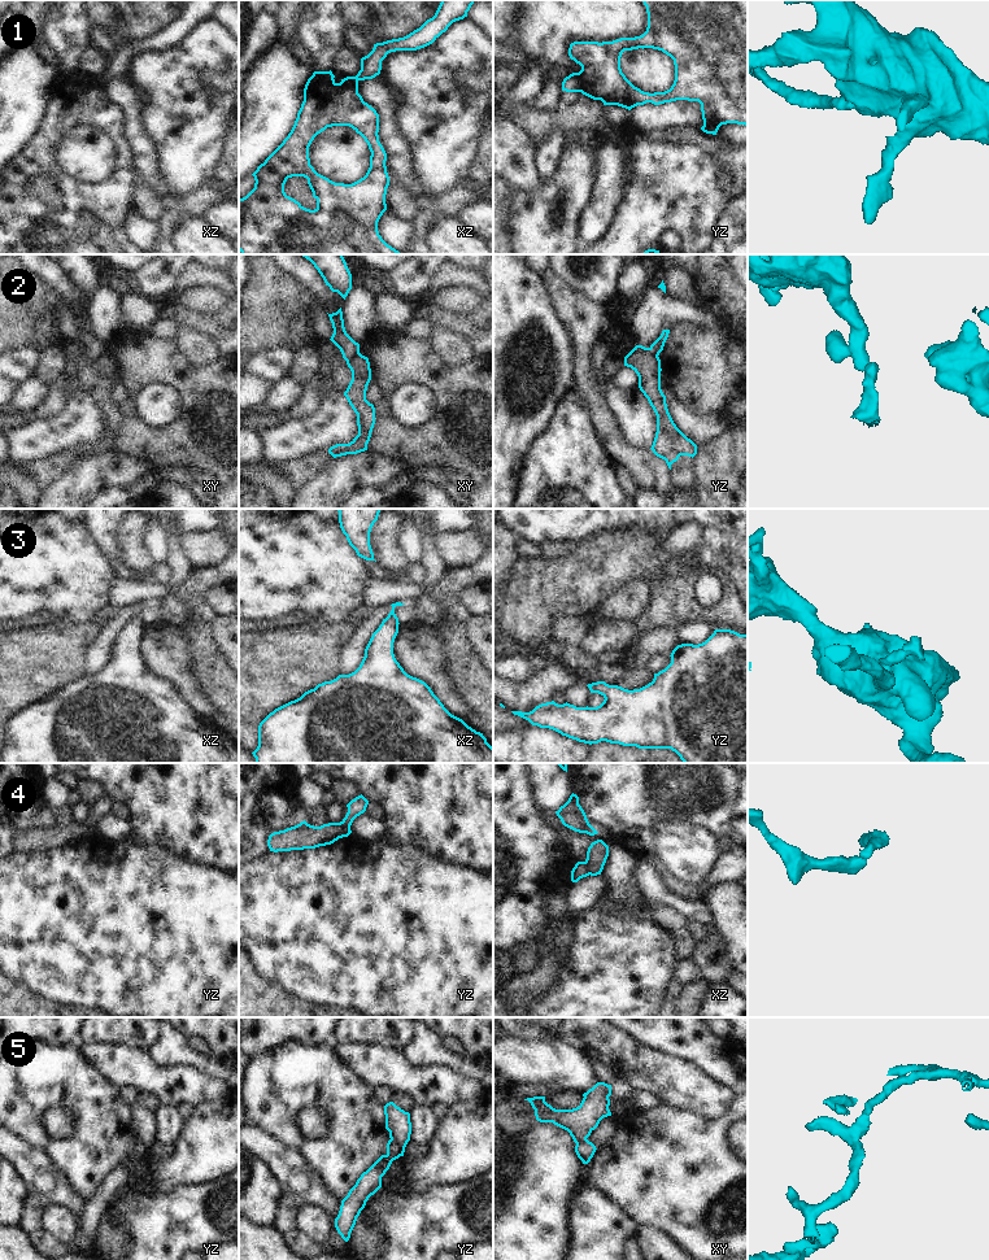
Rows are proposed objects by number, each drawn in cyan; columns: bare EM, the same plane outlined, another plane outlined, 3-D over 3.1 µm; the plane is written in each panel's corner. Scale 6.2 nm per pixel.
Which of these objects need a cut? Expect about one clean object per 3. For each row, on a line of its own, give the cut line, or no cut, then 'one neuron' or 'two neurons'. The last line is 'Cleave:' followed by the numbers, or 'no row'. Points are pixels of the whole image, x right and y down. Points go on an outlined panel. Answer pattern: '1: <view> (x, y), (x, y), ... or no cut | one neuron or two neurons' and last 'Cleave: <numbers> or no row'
1: yz (570, 74), (580, 81), (580, 91) | two neurons
2: xy (358, 351), (347, 361) | two neurons
3: no cut | one neuron
4: xz (583, 862), (589, 873) | two neurons
5: yz (391, 1138), (404, 1149) | two neurons
Cleave: 1, 2, 4, 5

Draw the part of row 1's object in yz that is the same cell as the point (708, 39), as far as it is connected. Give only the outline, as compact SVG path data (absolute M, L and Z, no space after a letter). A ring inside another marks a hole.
M642 0L644 5L646 6L648 13L648 27L646 31L635 38L620 38L613 42L574 42L570 44L568 56L576 64L581 66L579 73L572 73L571 75L576 79L580 79L583 83L581 93L593 99L601 100L604 105L618 105L631 110L637 105L644 105L646 103L652 103L654 105L671 103L676 100L688 100L688 101L698 101L701 104L702 119L703 126L701 130L706 134L716 135L719 127L727 123L737 123L748 126L748 0ZM639 48L653 48L662 51L667 56L674 60L675 65L675 80L670 90L665 92L644 92L640 88L635 87L622 73L620 69L620 57L624 51L632 51Z

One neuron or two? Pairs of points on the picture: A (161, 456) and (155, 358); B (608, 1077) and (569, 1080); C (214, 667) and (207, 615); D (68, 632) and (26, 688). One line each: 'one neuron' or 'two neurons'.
A: one neuron
B: two neurons
C: two neurons
D: one neuron

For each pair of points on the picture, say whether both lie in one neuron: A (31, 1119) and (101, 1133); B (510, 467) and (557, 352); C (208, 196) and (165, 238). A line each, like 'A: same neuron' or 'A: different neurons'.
A: same neuron
B: same neuron
C: same neuron

